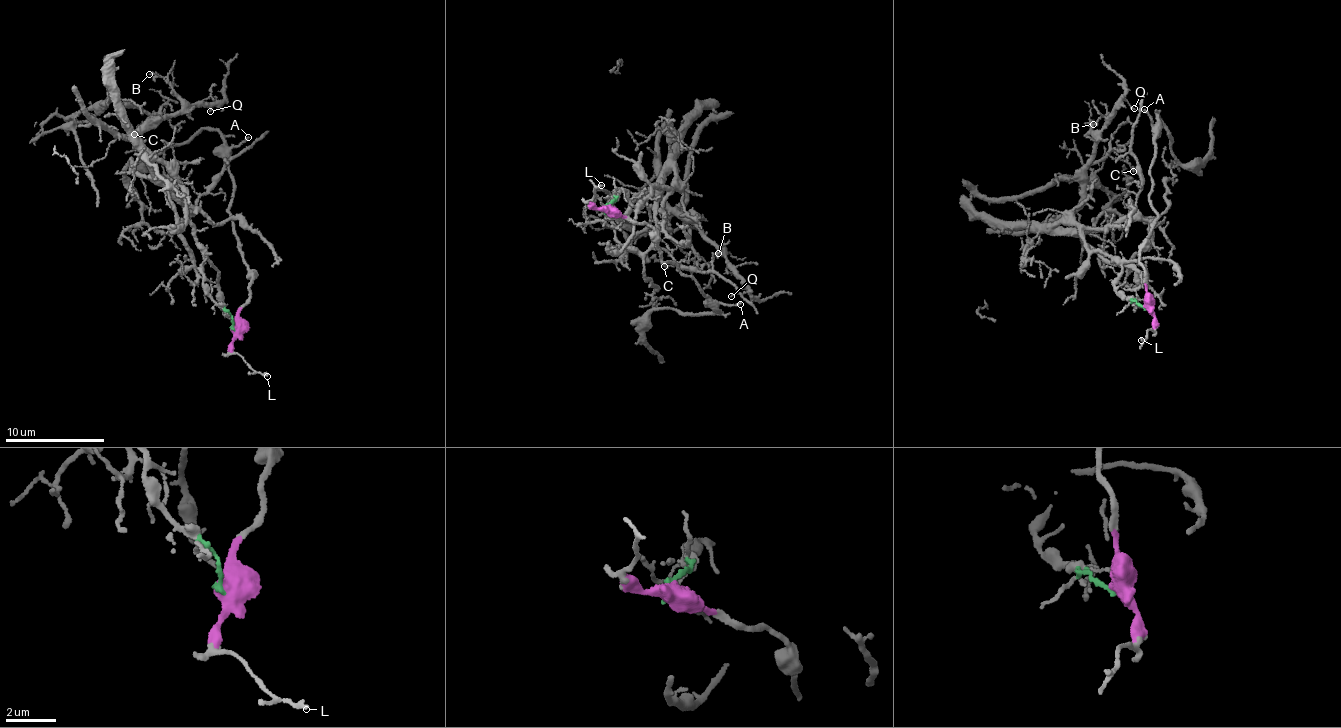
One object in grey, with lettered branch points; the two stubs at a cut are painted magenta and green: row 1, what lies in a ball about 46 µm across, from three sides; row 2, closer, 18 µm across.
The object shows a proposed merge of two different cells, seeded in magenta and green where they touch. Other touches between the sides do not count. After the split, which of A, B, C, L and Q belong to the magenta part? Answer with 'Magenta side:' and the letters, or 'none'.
Magenta side: A, L

